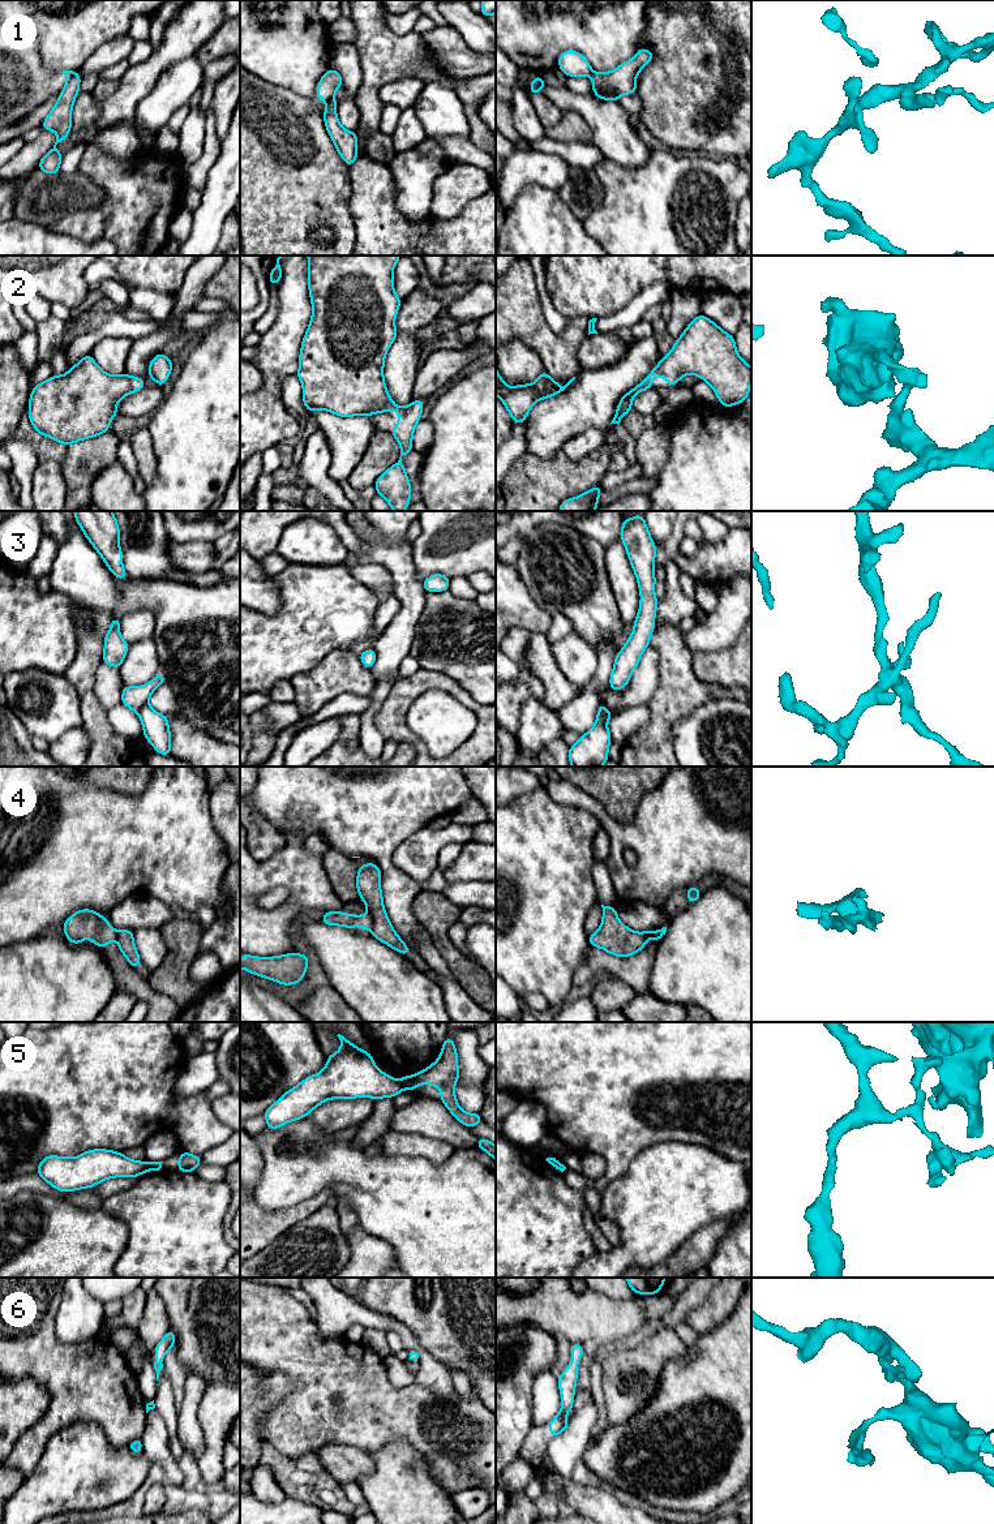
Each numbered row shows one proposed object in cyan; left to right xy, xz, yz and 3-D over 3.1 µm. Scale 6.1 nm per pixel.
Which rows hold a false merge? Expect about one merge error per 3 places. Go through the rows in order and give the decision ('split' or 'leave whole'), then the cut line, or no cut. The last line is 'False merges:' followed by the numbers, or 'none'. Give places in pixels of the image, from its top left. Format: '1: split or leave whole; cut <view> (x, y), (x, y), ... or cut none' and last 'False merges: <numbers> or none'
1: split; cut xz (333, 95), (326, 101)
2: leave whole; cut none
3: leave whole; cut none
4: split; cut xz (369, 913), (372, 928)
5: split; cut xy (144, 1162), (148, 1170)
6: leave whole; cut none
False merges: 1, 4, 5

